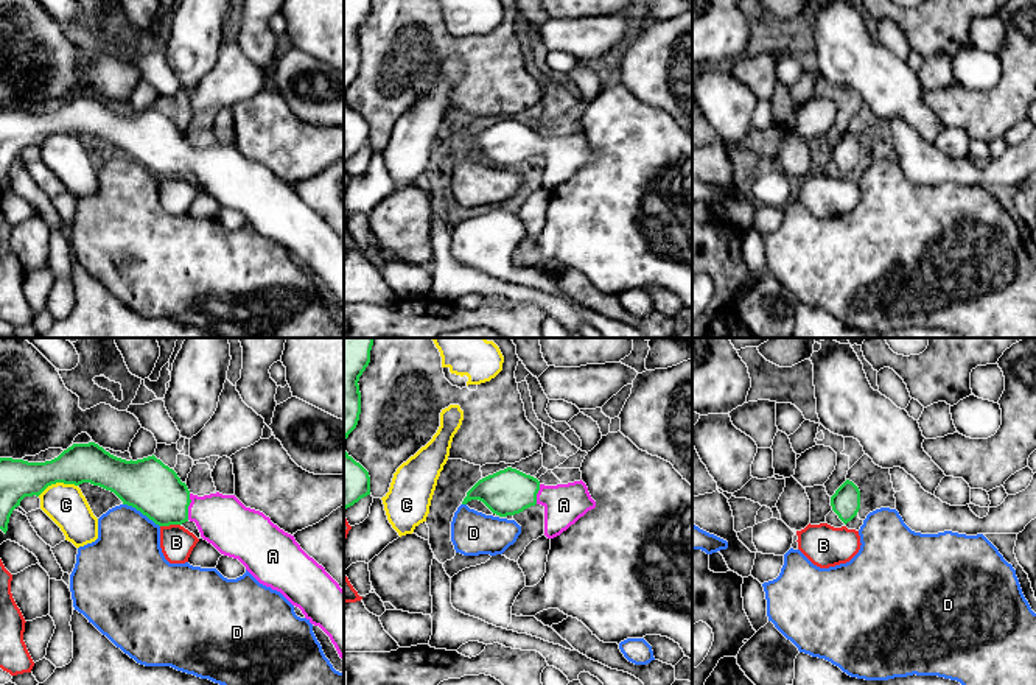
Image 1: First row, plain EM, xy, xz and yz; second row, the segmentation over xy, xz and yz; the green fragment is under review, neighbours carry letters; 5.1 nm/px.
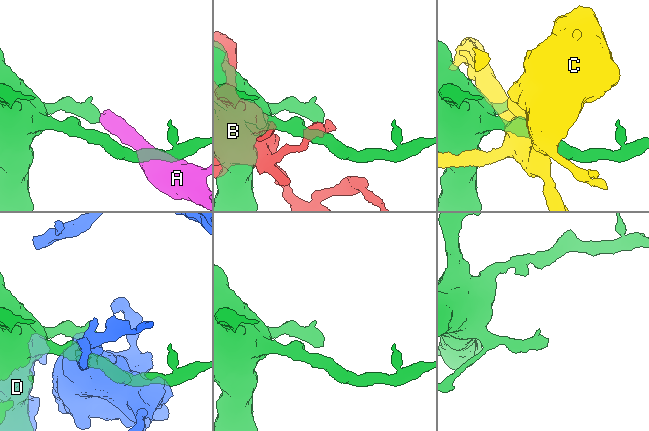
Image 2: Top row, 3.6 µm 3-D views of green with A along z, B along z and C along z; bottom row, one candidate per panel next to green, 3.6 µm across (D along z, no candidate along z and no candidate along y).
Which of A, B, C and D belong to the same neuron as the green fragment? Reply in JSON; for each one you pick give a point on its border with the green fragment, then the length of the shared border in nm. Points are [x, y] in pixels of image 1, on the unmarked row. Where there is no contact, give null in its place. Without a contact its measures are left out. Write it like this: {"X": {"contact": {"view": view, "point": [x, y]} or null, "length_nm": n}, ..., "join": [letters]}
{"A": {"contact": {"view": "xy", "point": [188, 156]}, "length_nm": 140}, "join": ["A"]}

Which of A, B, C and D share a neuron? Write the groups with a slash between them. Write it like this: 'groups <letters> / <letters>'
groups A / B / C / D

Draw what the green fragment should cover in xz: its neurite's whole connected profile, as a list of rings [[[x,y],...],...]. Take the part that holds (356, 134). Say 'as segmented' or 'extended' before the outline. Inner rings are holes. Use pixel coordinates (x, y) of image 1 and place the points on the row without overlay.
as segmented; [[[344,0],[344,160],[370,146],[369,123],[345,103],[345,90],[361,65],[359,28],[370,14],[372,0]]]

